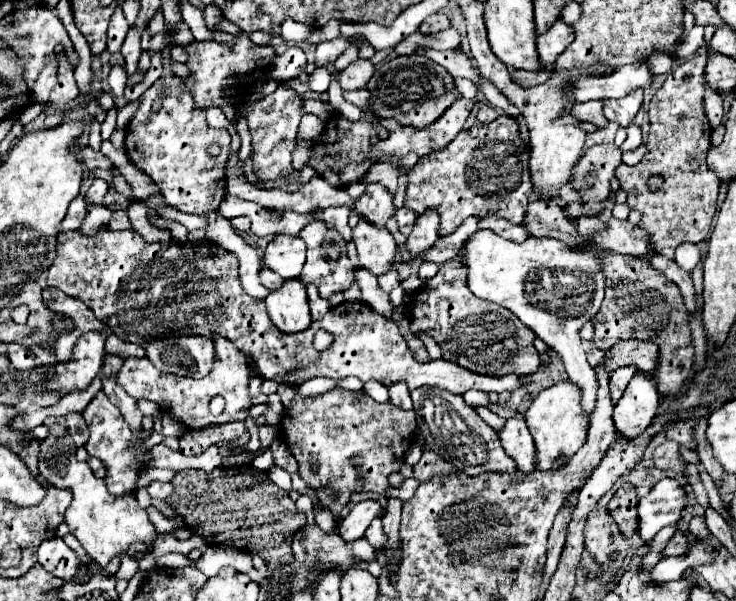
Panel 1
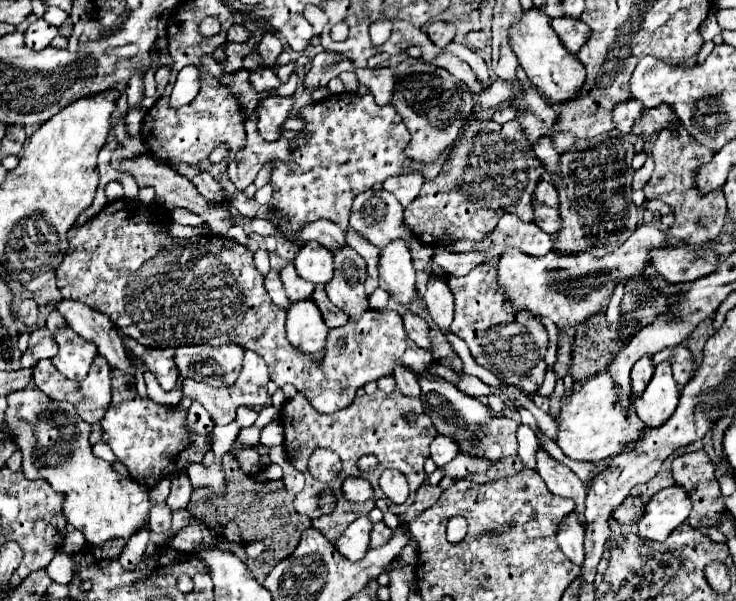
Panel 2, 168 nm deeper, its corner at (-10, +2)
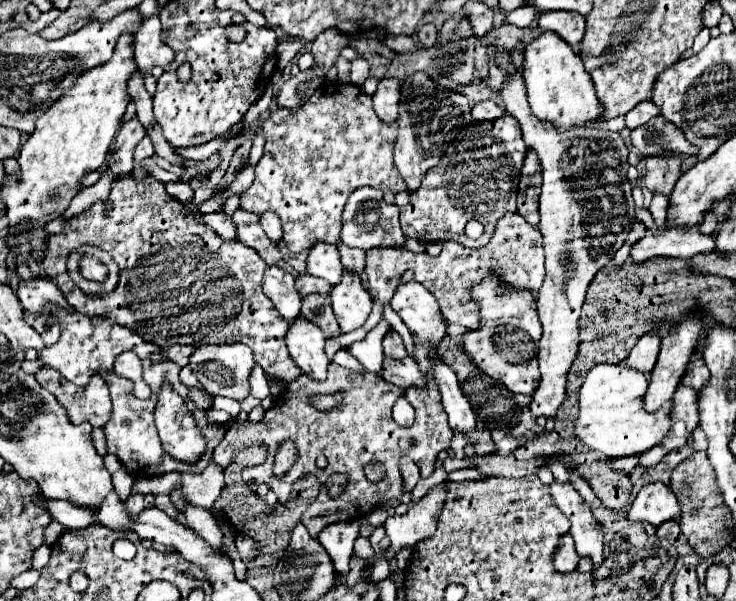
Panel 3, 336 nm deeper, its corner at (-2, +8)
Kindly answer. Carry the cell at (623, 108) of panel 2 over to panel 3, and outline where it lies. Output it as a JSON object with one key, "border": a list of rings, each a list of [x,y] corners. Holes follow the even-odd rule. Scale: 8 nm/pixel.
{"border":[[[644,102],[644,104],[638,104],[636,108],[632,108],[632,112],[626,114],[626,124],[628,124],[630,130],[634,130],[634,128],[646,124],[648,120],[652,120],[652,118],[656,118],[660,114],[662,112],[654,102]]]}

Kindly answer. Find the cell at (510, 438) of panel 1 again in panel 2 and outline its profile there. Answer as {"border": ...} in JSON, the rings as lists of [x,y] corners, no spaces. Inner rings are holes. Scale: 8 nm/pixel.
{"border":[[[544,448],[536,450],[536,472],[546,482],[552,494],[572,498],[576,502],[576,512],[580,514],[580,522],[584,524],[584,500],[586,488],[582,480],[562,462],[554,460]]]}

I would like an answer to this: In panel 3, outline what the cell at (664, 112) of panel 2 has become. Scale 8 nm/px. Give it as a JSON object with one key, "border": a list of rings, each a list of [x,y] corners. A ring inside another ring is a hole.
{"border":[[[662,116],[632,130],[632,144],[642,156],[666,156],[666,154],[698,154],[698,148],[684,138],[684,132],[676,124],[668,124]]]}

